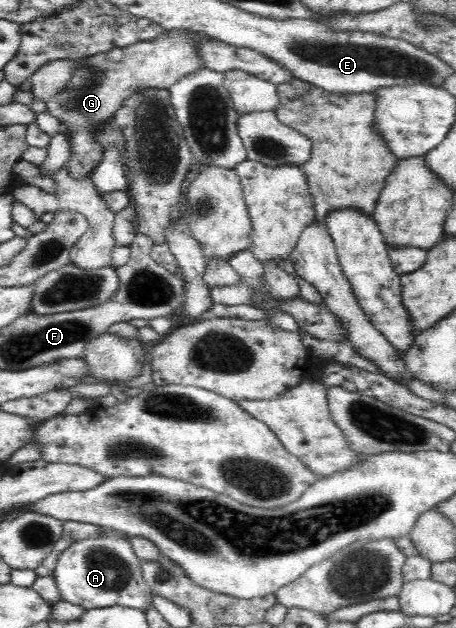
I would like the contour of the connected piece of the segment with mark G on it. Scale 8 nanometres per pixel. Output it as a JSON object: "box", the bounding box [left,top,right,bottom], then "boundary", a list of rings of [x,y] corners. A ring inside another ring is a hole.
{"box":[46,29,211,179],"boundary":[[[185,29],[165,30],[153,41],[139,41],[135,45],[87,57],[66,89],[53,95],[46,103],[49,118],[68,125],[67,134],[73,155],[65,168],[72,177],[85,179],[92,175],[105,153],[96,140],[96,131],[101,124],[107,123],[107,119],[117,118],[127,97],[143,89],[169,90],[183,77],[205,68],[198,49],[198,43],[203,40],[209,42],[211,38],[207,34],[201,35]]]}

